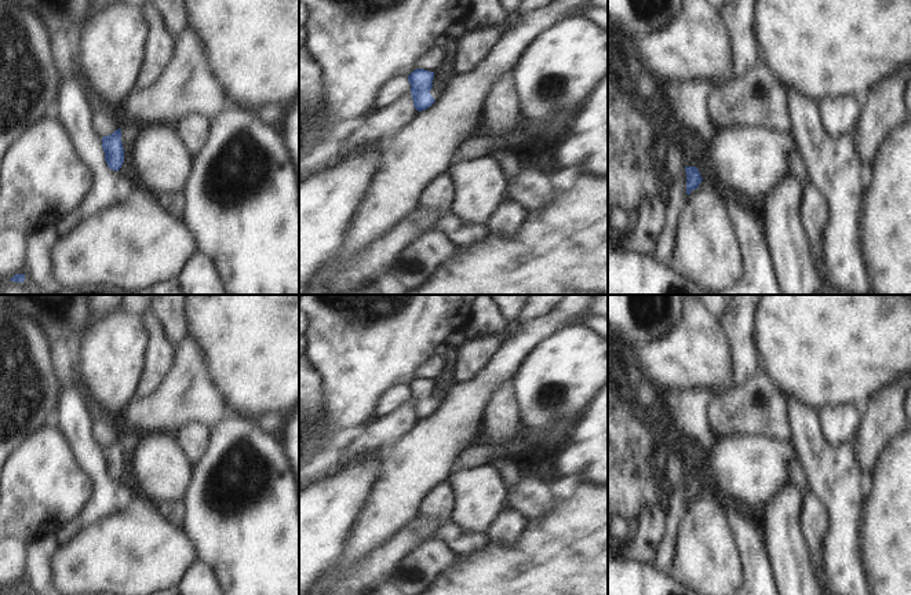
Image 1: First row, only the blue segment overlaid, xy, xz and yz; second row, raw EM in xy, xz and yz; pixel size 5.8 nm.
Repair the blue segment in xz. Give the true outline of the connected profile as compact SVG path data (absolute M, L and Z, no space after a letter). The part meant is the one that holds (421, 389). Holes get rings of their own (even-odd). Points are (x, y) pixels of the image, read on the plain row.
M416 377L408 384L413 415L418 420L430 416L440 405L444 394L433 394L434 380Z

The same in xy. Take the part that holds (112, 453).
M135 426L124 427L112 443L102 446L105 470L110 478L119 479L121 477L124 471L123 455L132 450L142 435L143 434Z

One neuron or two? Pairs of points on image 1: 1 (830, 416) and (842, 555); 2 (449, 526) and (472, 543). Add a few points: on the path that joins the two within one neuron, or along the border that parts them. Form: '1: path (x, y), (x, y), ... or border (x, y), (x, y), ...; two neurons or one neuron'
1: border (817, 416), (833, 445), (856, 433); two neurons
2: path (455, 532), (466, 541); one neuron

